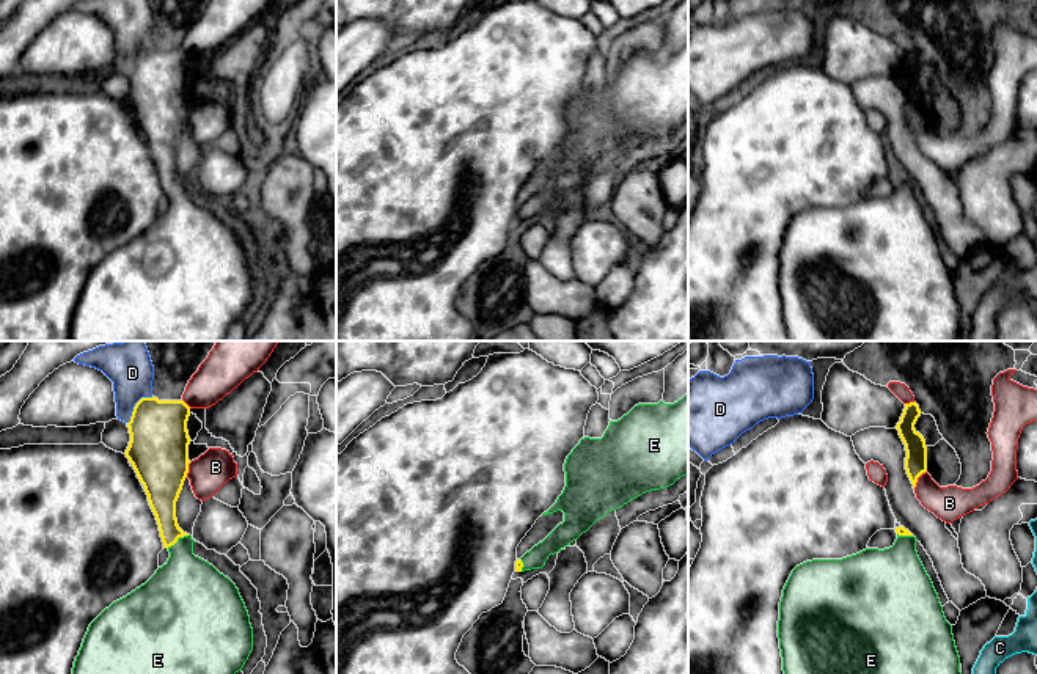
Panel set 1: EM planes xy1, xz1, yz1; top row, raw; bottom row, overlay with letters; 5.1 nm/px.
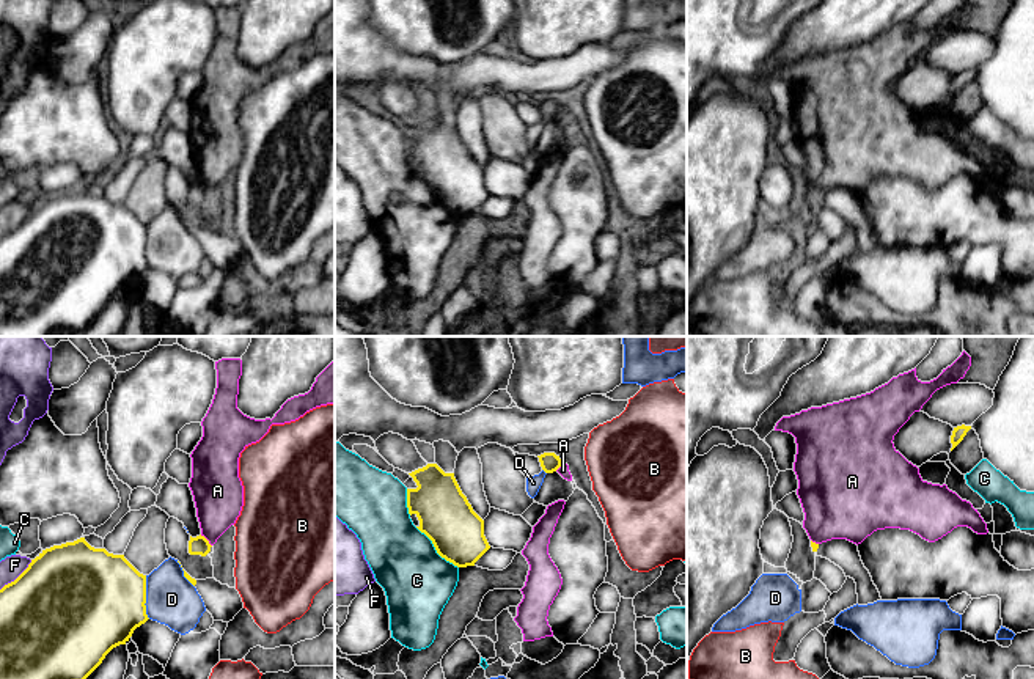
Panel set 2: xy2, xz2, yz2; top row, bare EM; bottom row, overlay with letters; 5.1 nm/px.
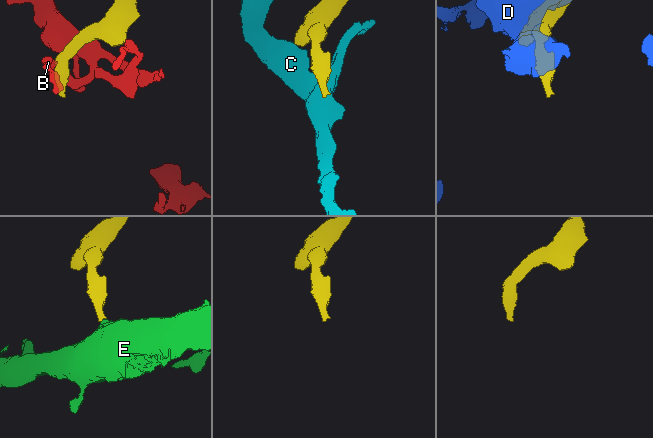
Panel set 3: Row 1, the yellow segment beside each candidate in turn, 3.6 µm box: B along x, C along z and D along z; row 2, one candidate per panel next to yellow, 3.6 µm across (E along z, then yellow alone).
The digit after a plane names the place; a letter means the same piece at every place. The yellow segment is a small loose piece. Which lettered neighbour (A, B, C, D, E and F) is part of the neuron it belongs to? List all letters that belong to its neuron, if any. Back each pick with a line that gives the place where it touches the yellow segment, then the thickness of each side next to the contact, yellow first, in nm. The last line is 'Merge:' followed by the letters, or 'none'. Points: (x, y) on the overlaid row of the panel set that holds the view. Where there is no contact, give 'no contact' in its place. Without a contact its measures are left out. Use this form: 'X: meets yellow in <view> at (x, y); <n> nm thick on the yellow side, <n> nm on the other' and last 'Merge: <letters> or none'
E: meets yellow in xy1 at (178, 538); 160 nm thick on the yellow side, 300 nm on the other
Merge: E

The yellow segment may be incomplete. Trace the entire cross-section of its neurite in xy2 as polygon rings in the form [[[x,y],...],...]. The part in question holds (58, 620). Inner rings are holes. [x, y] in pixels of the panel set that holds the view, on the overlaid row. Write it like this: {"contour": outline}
{"contour": [[[85,538],[42,550],[28,567],[0,589],[0,679],[86,679],[116,646],[145,624],[146,575],[124,555],[91,547]]]}

